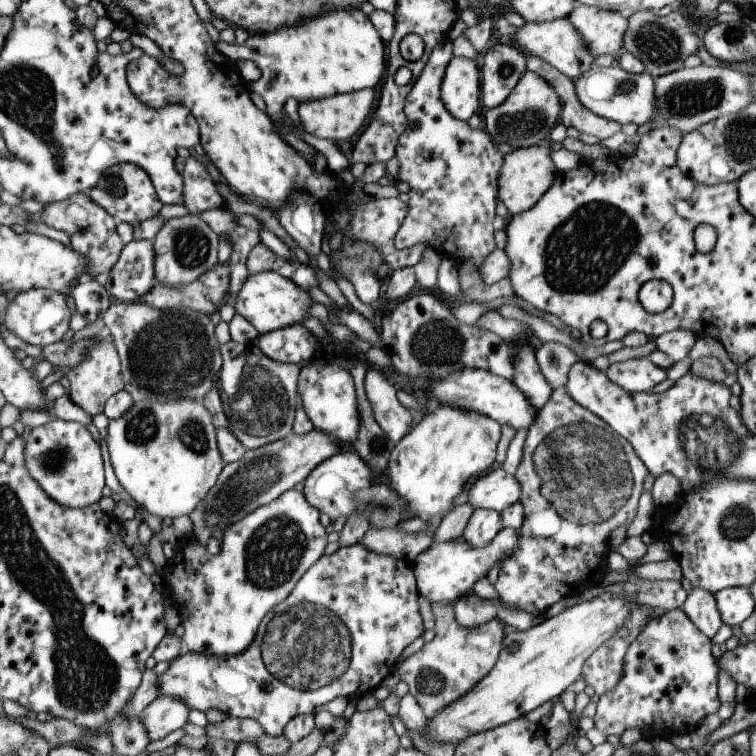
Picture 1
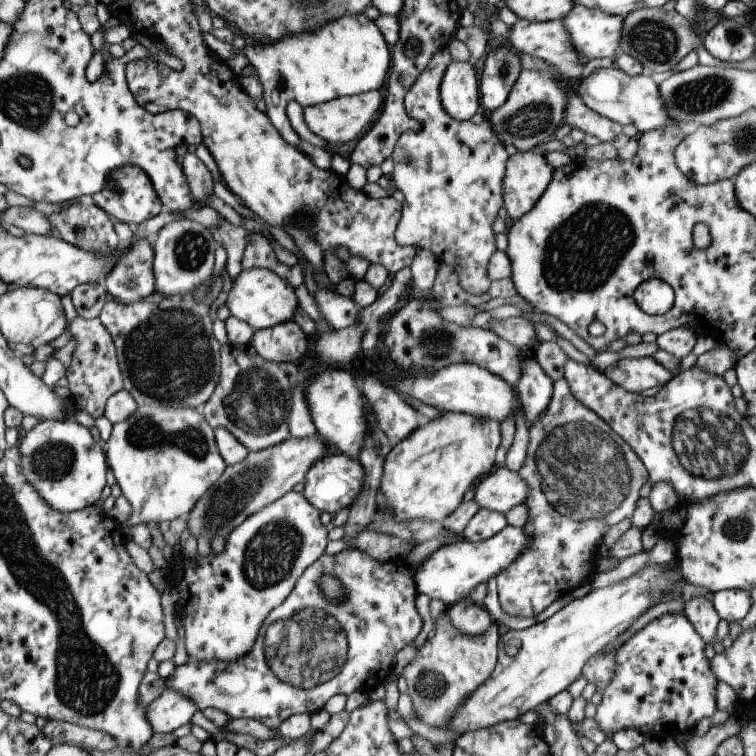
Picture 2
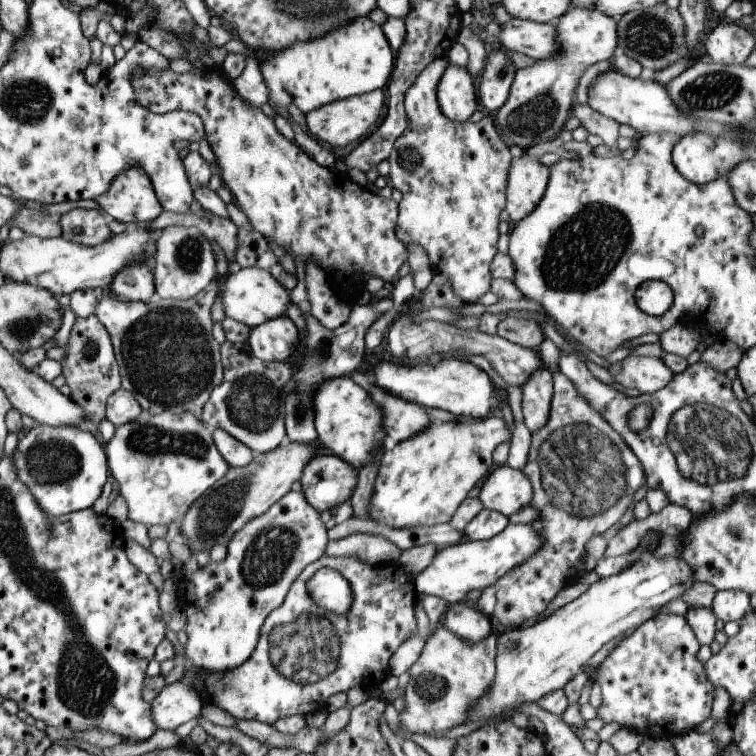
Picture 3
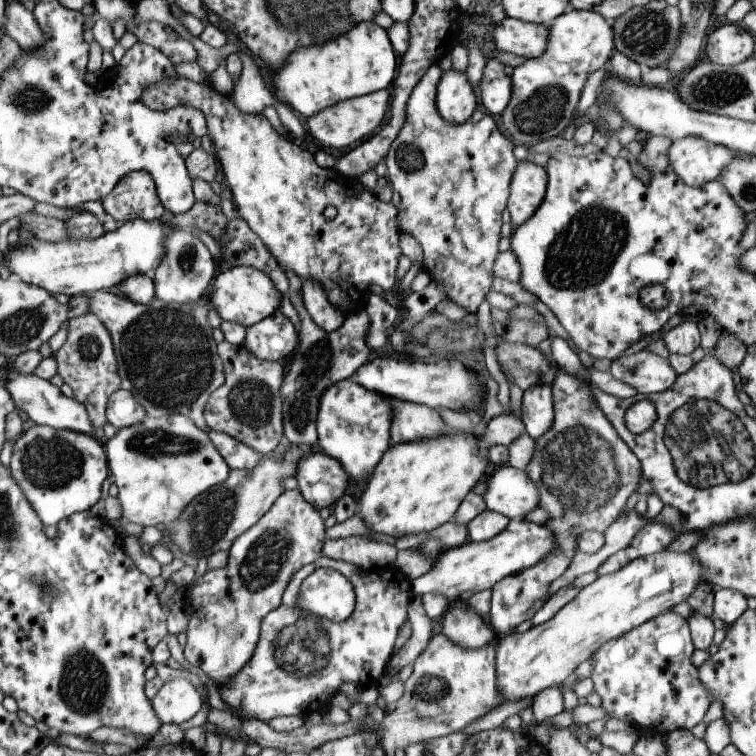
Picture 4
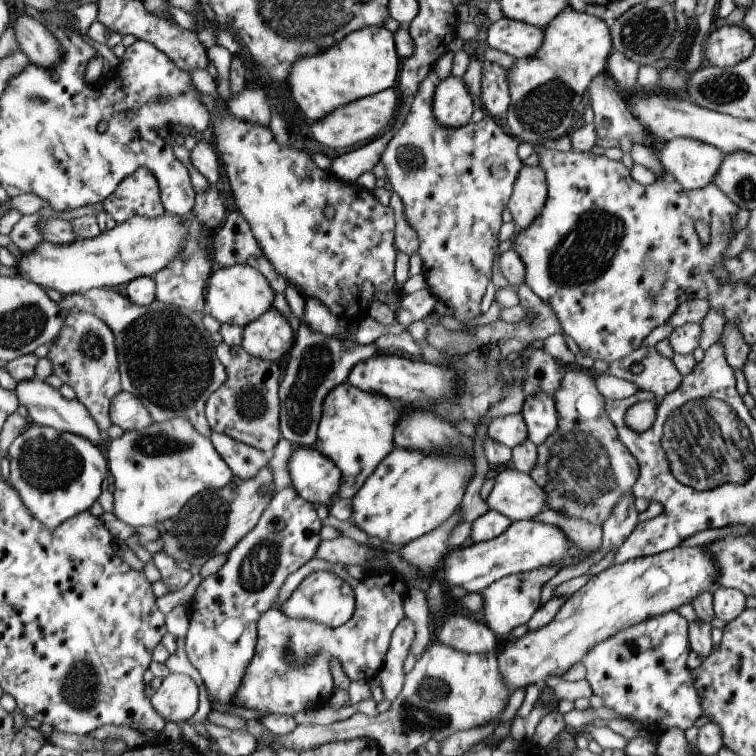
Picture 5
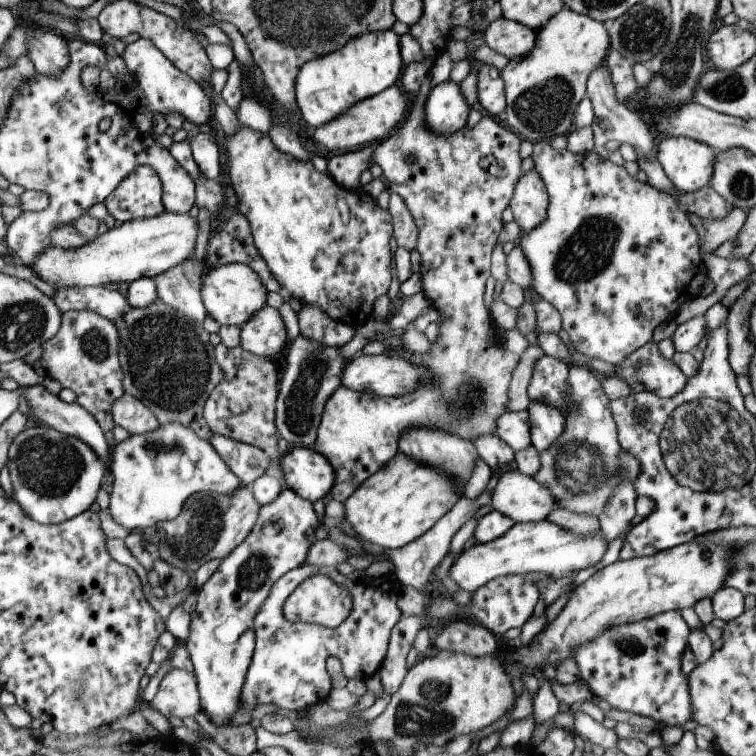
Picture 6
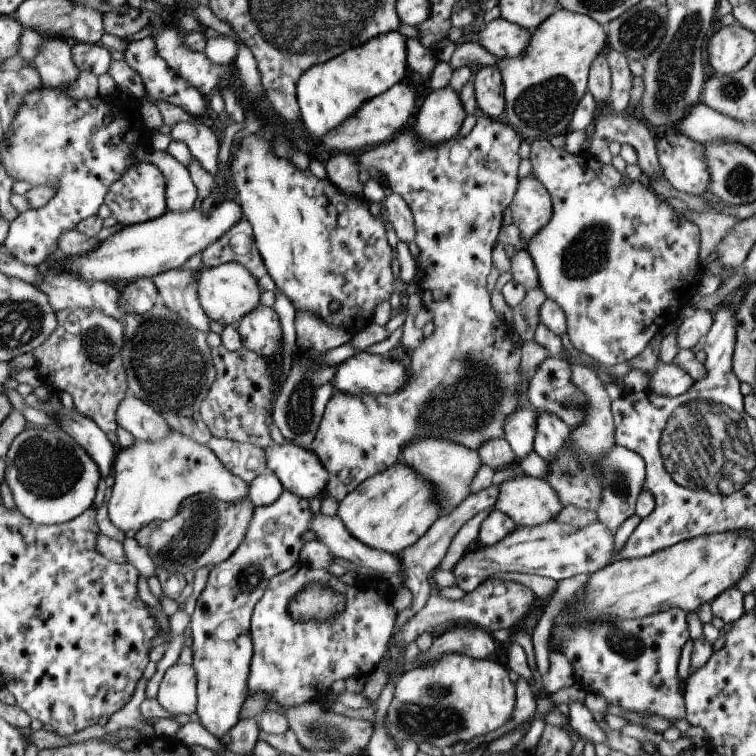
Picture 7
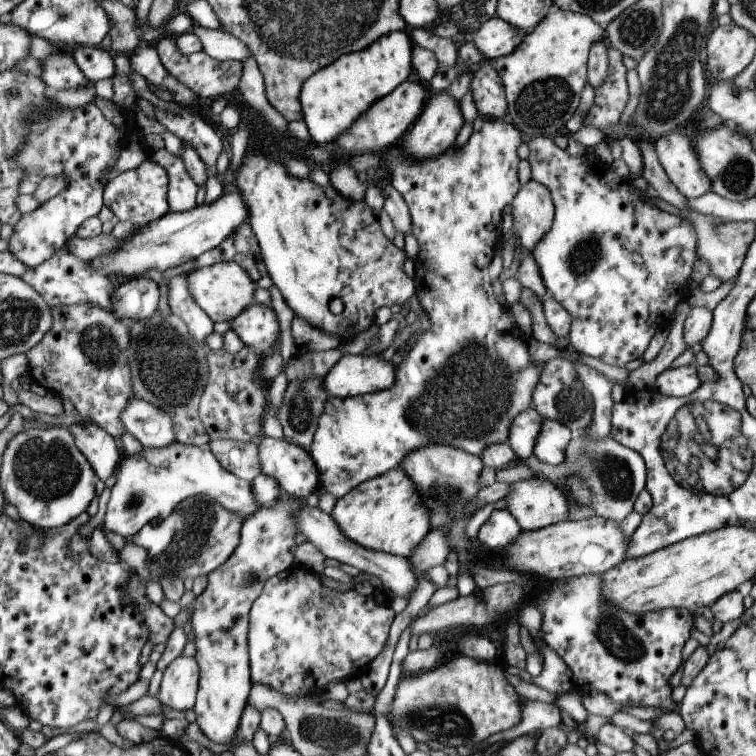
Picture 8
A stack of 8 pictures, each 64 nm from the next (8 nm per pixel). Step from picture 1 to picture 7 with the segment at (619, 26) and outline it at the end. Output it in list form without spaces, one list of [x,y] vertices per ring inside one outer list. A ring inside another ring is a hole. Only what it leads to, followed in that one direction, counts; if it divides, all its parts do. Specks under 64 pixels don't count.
[[[559,7],[533,31],[526,50],[514,58],[502,59],[496,66],[500,69],[505,90],[506,108],[503,119],[529,142],[547,139],[567,133],[570,119],[587,91],[589,70],[594,59],[608,50],[607,34],[602,25],[591,16],[575,13]]]

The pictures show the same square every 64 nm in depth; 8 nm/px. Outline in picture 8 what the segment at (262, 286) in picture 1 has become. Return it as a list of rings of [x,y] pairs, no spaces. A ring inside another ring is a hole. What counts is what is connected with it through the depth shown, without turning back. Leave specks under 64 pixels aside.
[[[226,261],[199,267],[187,275],[190,292],[198,306],[213,320],[213,322],[232,322],[244,309],[254,304],[254,292],[257,284],[250,275],[234,261]]]

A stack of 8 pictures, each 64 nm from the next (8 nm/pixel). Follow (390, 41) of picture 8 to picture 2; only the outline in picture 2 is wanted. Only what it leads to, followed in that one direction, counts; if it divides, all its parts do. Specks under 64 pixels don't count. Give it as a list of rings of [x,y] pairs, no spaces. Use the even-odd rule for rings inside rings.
[[[362,12],[331,20],[315,31],[286,35],[274,42],[247,41],[243,50],[232,43],[217,39],[212,33],[203,33],[205,43],[226,61],[238,54],[248,58],[257,71],[264,90],[265,112],[286,143],[297,149],[302,143],[286,114],[290,101],[307,107],[328,102],[333,98],[352,96],[371,90],[380,90],[391,67],[390,45],[385,41],[376,23]]]

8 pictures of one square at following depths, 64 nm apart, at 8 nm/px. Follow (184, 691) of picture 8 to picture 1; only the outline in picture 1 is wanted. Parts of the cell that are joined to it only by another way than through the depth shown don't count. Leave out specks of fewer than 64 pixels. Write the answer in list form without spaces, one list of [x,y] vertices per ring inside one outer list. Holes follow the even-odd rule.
[[[156,697],[139,716],[149,739],[162,740],[177,728],[183,728],[189,720],[189,708],[181,700],[172,697]]]

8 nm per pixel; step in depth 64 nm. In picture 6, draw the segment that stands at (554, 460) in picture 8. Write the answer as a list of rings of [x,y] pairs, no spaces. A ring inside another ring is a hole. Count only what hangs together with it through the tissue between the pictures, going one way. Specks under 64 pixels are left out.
[[[530,401],[526,412],[529,414],[531,446],[541,453],[553,446],[554,439],[563,432],[565,418],[555,406],[545,402]]]

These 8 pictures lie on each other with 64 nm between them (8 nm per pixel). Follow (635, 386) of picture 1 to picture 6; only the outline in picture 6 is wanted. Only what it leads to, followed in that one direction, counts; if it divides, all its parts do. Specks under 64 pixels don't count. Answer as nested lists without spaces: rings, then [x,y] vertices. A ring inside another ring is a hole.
[[[650,340],[622,362],[616,364],[614,375],[625,381],[629,379],[637,381],[642,384],[646,391],[653,392],[657,397],[670,398],[682,392],[682,389],[687,385],[687,376],[676,366],[672,359],[668,360],[661,355],[657,344]]]

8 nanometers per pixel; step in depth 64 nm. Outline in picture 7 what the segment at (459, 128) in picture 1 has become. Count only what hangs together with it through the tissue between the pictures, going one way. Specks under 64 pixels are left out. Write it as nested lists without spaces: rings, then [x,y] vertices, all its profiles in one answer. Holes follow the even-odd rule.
[[[479,114],[477,123],[474,125],[474,128],[465,137],[456,136],[454,138],[451,138],[450,140],[444,141],[443,143],[436,143],[435,145],[429,145],[428,143],[425,143],[413,131],[412,126],[414,126],[413,123],[407,126],[407,128],[404,129],[403,131],[400,131],[393,139],[390,139],[388,142],[379,144],[378,146],[376,146],[376,148],[372,148],[371,150],[368,150],[368,152],[367,151],[364,152],[364,154],[358,156],[358,160],[360,166],[362,168],[365,168],[366,170],[368,170],[369,168],[377,167],[380,171],[384,172],[384,176],[386,176],[386,180],[388,180],[388,186],[391,187],[394,193],[402,196],[402,198],[406,201],[408,208],[410,208],[410,210],[412,211],[413,219],[415,220],[415,229],[416,229],[416,236],[414,241],[416,242],[419,248],[419,253],[415,257],[415,261],[417,264],[417,271],[413,281],[417,284],[417,293],[421,297],[421,302],[423,306],[434,313],[434,319],[432,322],[435,326],[435,330],[434,330],[434,334],[432,334],[432,336],[430,337],[425,338],[424,342],[414,352],[410,352],[412,358],[410,358],[410,366],[408,367],[407,370],[409,372],[409,377],[407,378],[407,383],[404,385],[404,388],[401,388],[398,392],[395,392],[394,394],[391,395],[371,395],[371,394],[353,395],[352,393],[345,393],[344,391],[336,391],[336,390],[333,391],[332,398],[330,398],[328,404],[325,406],[323,417],[321,418],[315,439],[312,441],[310,450],[316,453],[317,458],[320,459],[322,461],[322,464],[328,469],[329,477],[327,480],[327,488],[325,494],[334,497],[338,502],[340,502],[347,494],[350,494],[352,490],[356,489],[358,485],[361,485],[362,482],[364,482],[367,478],[373,477],[375,474],[381,473],[383,470],[386,470],[389,466],[392,466],[392,464],[394,464],[396,461],[401,460],[402,447],[405,444],[408,444],[410,441],[417,439],[418,437],[444,437],[445,439],[452,439],[457,443],[462,443],[463,445],[466,445],[467,447],[476,450],[483,442],[486,442],[486,440],[504,438],[503,422],[506,420],[506,417],[509,414],[512,414],[517,408],[516,397],[518,395],[516,393],[526,392],[527,386],[529,385],[529,378],[527,382],[522,382],[522,380],[520,380],[519,366],[520,366],[521,348],[518,349],[516,348],[516,346],[513,346],[510,340],[510,333],[513,332],[514,329],[512,327],[509,327],[507,323],[497,314],[496,310],[494,310],[491,303],[491,296],[488,294],[488,286],[486,285],[486,279],[488,278],[488,274],[490,274],[490,268],[493,265],[492,257],[491,257],[492,251],[494,245],[498,242],[497,241],[498,233],[502,228],[502,212],[504,212],[504,210],[506,210],[506,208],[510,206],[510,203],[512,202],[514,193],[516,192],[519,183],[518,165],[520,164],[521,159],[520,156],[518,155],[518,147],[520,146],[520,144],[522,144],[522,141],[524,139],[517,133],[517,130],[514,130],[507,122],[505,122],[504,119],[494,120],[493,118],[490,118],[488,115],[484,115],[484,114]]]

